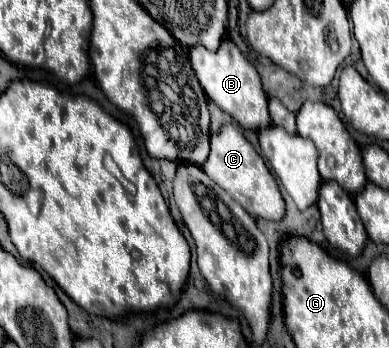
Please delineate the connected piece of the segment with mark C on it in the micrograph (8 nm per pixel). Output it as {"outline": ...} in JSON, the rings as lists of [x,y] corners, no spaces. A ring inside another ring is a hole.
{"outline":[[[225,124],[219,134],[211,136],[211,154],[203,164],[203,172],[217,182],[223,190],[227,190],[253,218],[265,220],[281,220],[285,216],[285,202],[281,198],[279,186],[265,166],[263,158],[249,144],[249,140],[237,130],[233,124]]]}

